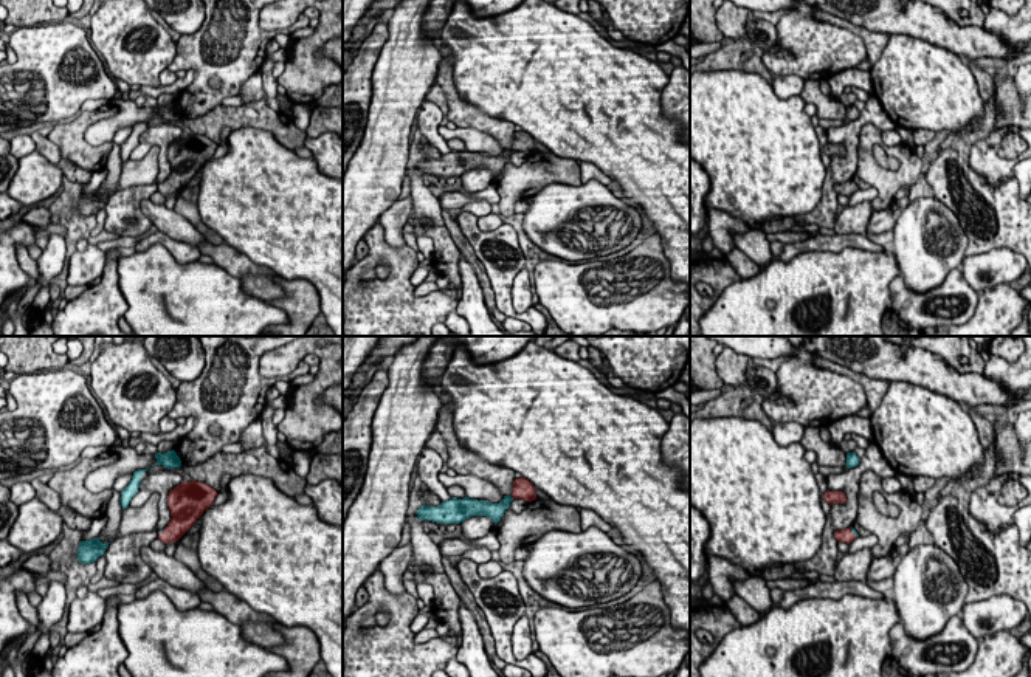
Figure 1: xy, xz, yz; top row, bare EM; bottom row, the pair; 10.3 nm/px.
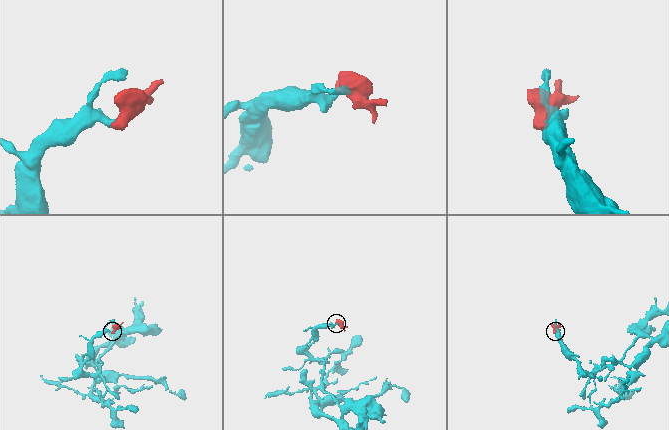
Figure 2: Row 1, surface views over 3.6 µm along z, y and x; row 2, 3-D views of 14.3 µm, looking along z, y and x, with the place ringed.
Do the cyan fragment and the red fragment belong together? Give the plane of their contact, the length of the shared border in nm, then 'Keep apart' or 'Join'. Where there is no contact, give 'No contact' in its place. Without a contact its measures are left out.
Touches cyan in yz. Shared border 130 nm. Join

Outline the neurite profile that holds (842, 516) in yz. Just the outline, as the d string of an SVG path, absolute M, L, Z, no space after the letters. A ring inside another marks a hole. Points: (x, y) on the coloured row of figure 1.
M874 440L868 442L865 454L859 465L842 474L829 474L826 485L829 491L842 491L847 496L845 503L831 503L831 511L826 516L826 524L822 534L822 547L808 561L798 561L792 565L803 572L817 572L820 575L834 576L837 567L837 539L834 533L853 527L857 516L857 493L860 479L865 471L873 471L881 479L895 477L895 469L885 460L879 445Z

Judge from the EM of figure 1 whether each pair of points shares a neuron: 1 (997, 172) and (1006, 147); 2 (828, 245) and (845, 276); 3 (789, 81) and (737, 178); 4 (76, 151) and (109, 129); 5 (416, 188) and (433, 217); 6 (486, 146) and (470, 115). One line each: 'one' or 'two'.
1: two
2: two
3: two
4: two
5: one
6: two

